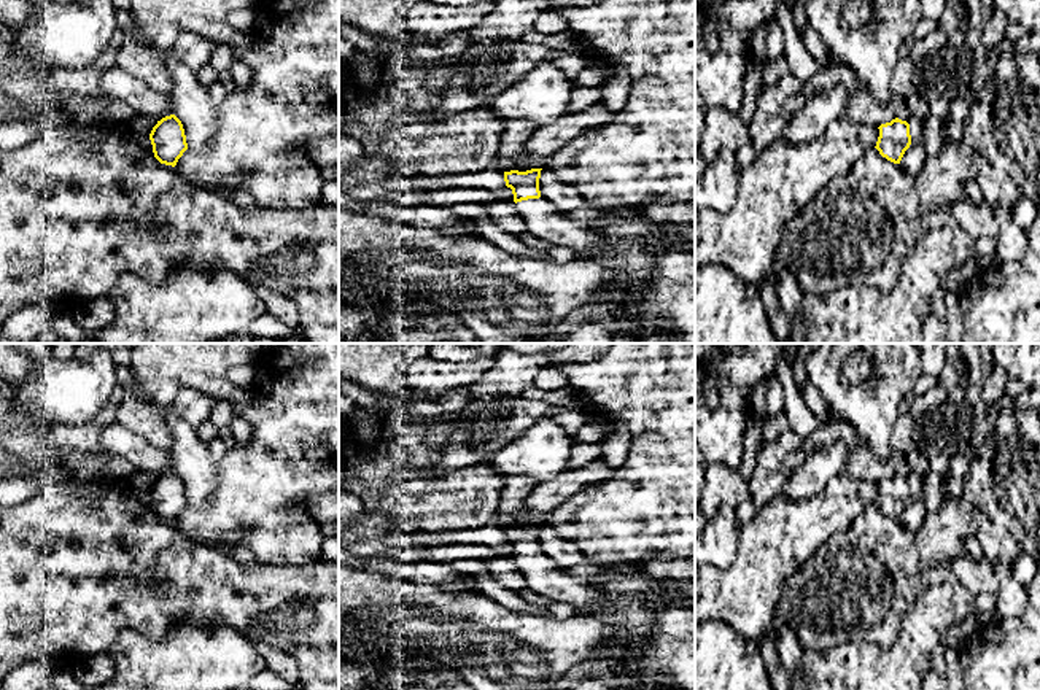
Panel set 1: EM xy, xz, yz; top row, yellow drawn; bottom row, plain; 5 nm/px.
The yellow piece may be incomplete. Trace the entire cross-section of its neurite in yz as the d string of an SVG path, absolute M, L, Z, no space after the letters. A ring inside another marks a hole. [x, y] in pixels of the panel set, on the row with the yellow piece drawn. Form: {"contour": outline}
{"contour": "M843 116L827 132L806 145L776 141L754 162L738 172L738 199L725 213L697 210L695 215L695 270L706 264L724 266L746 285L759 285L776 262L784 226L835 176L852 170L854 162L876 148L883 157L900 164L913 141L921 140L921 119L908 122L898 118L879 127L859 124Z"}

